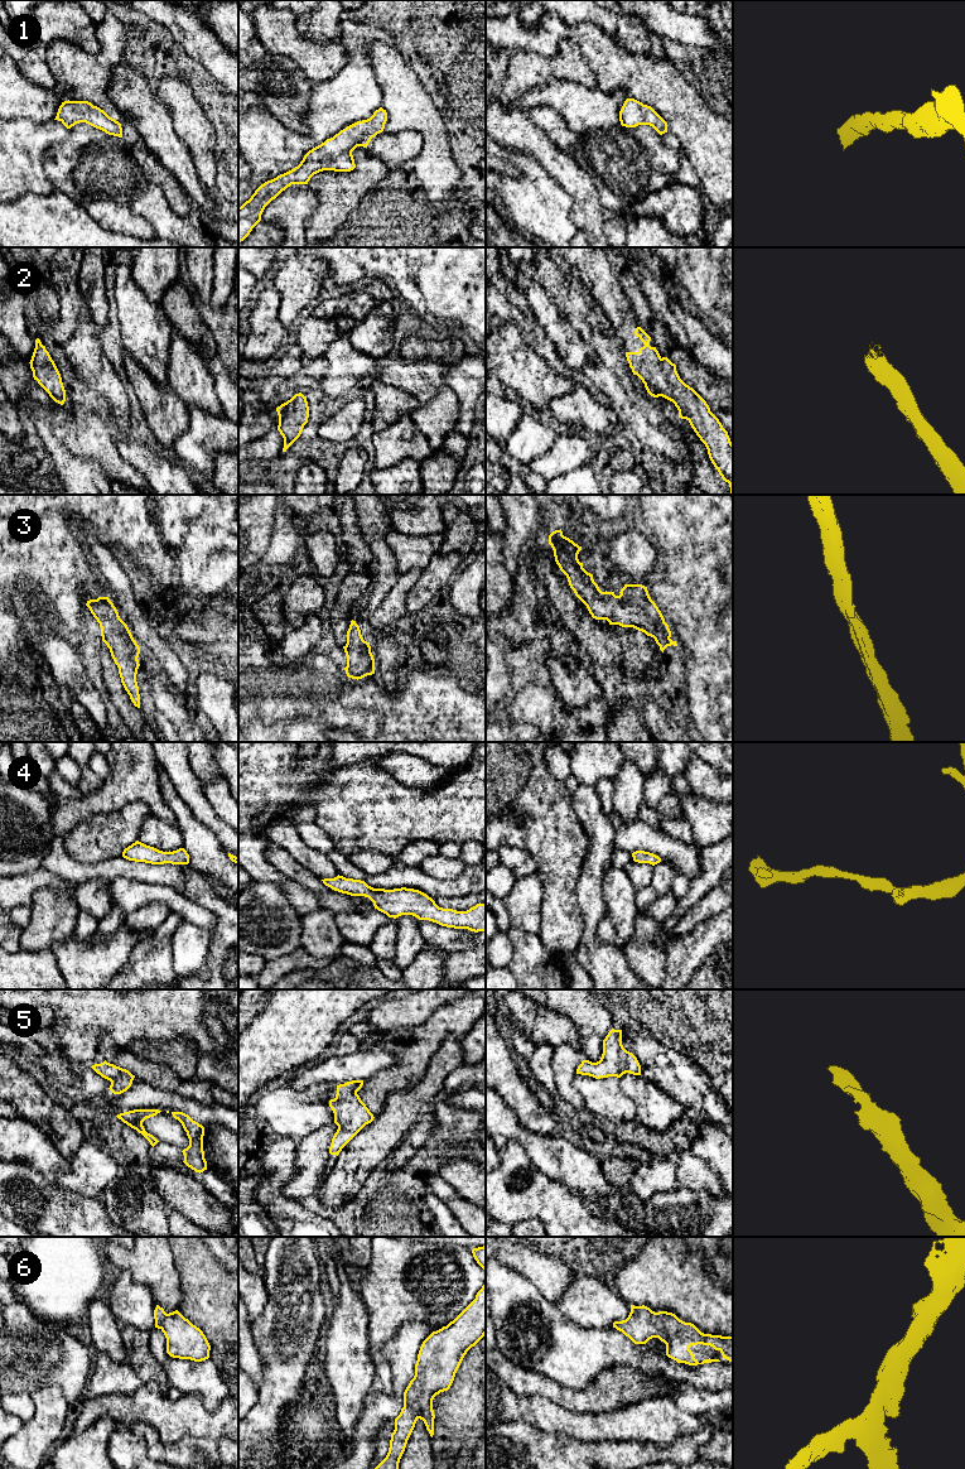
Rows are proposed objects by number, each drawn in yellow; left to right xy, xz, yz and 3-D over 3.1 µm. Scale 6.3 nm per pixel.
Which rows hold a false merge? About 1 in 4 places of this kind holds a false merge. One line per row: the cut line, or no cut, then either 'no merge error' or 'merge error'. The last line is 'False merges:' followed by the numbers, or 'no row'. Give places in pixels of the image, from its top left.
1: cut none; no merge error
2: cut none; no merge error
3: cut none; no merge error
4: cut none; no merge error
5: cut none; no merge error
6: cut none; no merge error
False merges: no row

